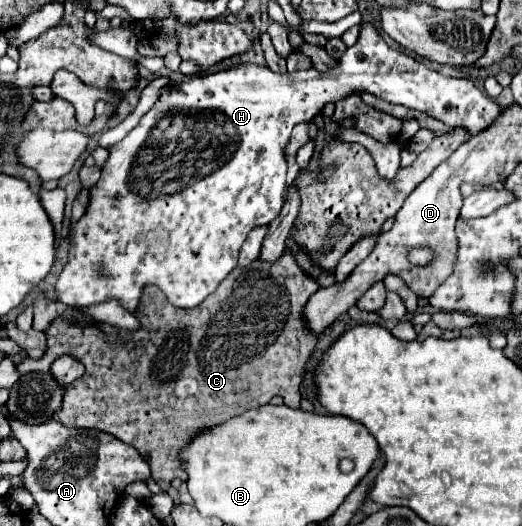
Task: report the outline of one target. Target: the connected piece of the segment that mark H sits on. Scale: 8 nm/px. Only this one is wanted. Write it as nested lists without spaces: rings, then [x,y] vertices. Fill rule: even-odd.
[[[373,23],[361,25],[357,43],[343,53],[337,67],[325,73],[307,69],[279,75],[267,65],[239,63],[219,73],[177,81],[173,87],[165,85],[157,103],[142,117],[138,127],[123,141],[109,147],[109,159],[101,169],[101,179],[91,189],[89,209],[75,225],[75,247],[69,251],[69,263],[55,285],[59,301],[69,307],[87,307],[115,297],[133,313],[143,287],[157,285],[175,307],[197,307],[237,265],[239,249],[249,231],[257,225],[271,223],[279,215],[287,193],[285,147],[291,139],[293,125],[311,121],[329,101],[337,103],[363,91],[383,101],[423,111],[449,127],[461,125],[471,135],[487,129],[503,111],[471,79],[445,77],[391,49]],[[171,111],[189,111],[189,125],[177,125],[177,137],[173,135],[175,125],[167,133],[157,131],[159,121]]]

